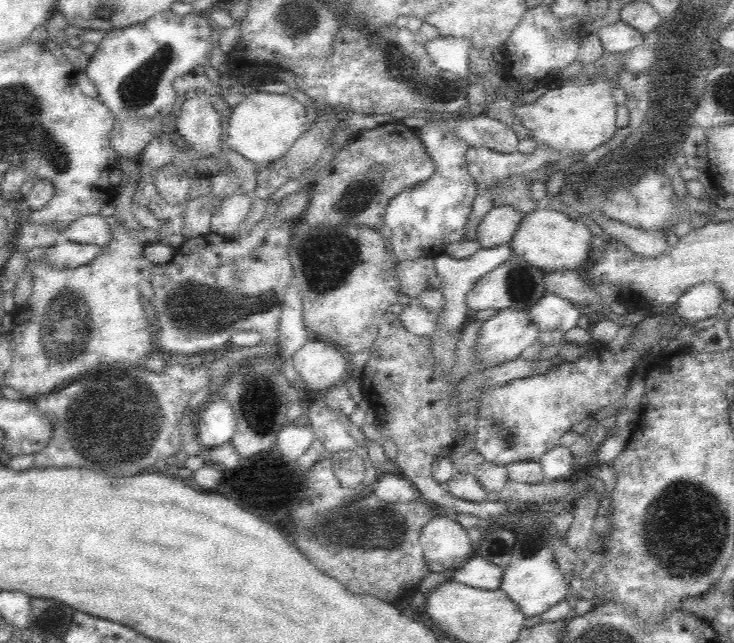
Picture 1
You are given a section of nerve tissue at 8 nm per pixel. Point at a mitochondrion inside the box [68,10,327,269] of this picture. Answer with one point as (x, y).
(136, 90)

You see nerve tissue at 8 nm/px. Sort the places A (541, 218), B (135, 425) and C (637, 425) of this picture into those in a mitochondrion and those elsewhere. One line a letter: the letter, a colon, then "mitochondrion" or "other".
A: other
B: mitochondrion
C: other

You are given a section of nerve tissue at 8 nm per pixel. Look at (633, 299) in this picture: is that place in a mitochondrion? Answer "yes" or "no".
no

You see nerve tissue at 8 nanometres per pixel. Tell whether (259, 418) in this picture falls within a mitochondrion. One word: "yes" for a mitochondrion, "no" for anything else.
yes

